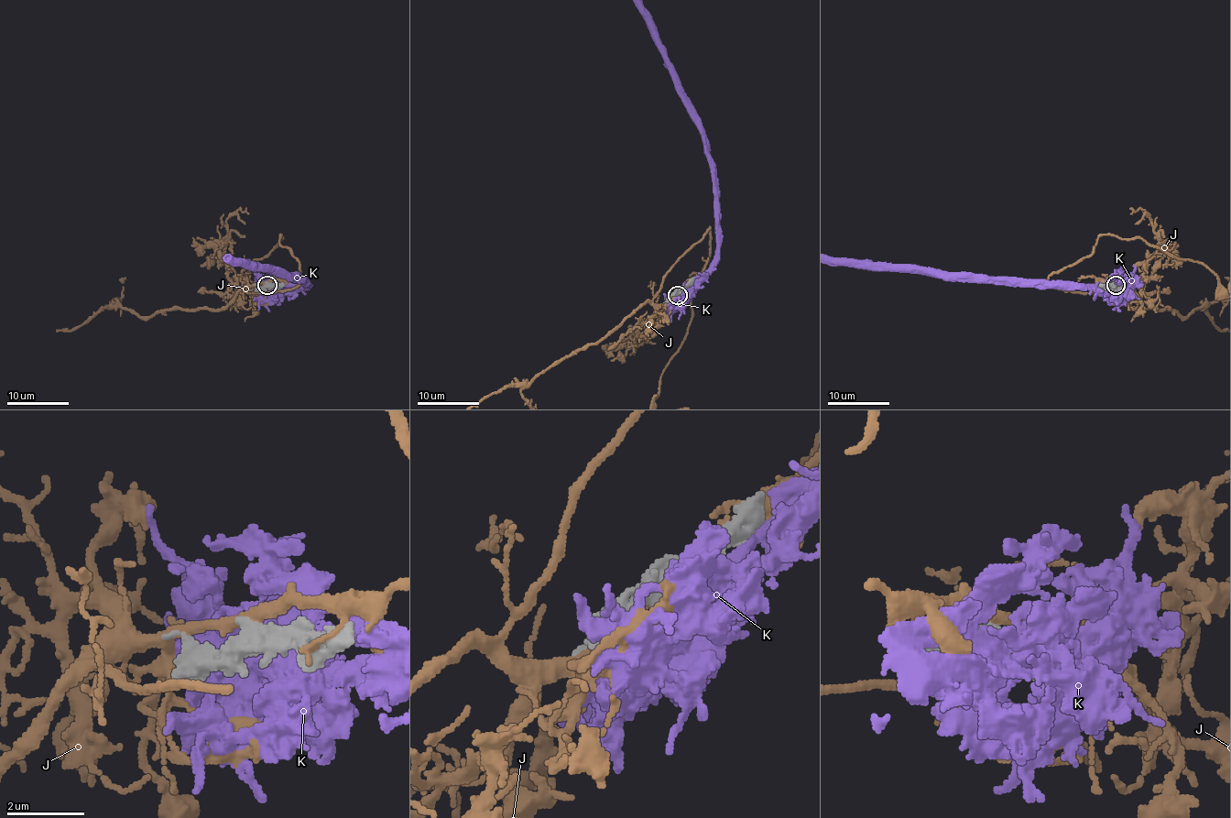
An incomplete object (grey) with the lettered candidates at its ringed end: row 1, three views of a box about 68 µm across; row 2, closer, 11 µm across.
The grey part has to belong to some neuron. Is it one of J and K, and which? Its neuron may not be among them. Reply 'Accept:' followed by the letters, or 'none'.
Accept: K

